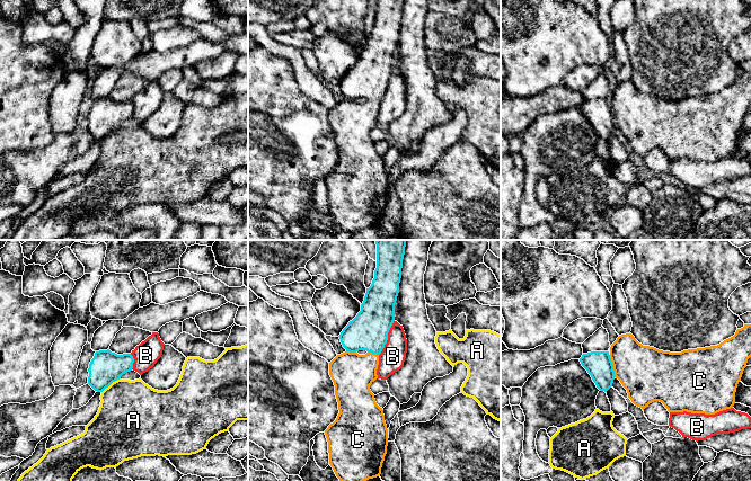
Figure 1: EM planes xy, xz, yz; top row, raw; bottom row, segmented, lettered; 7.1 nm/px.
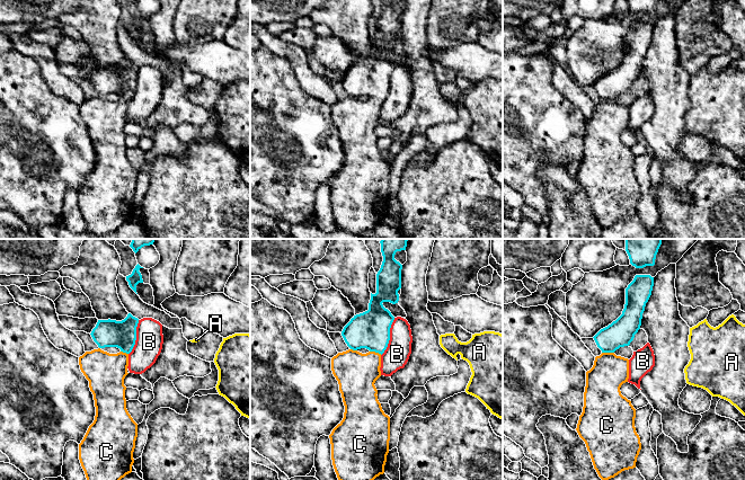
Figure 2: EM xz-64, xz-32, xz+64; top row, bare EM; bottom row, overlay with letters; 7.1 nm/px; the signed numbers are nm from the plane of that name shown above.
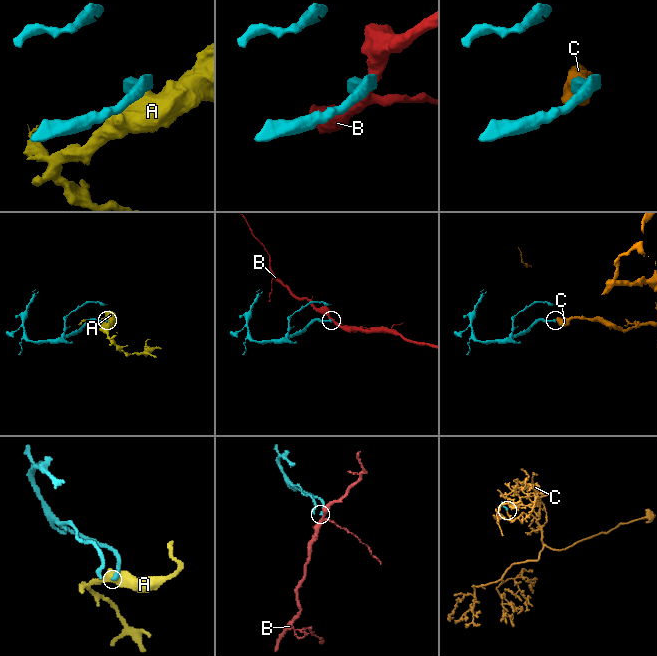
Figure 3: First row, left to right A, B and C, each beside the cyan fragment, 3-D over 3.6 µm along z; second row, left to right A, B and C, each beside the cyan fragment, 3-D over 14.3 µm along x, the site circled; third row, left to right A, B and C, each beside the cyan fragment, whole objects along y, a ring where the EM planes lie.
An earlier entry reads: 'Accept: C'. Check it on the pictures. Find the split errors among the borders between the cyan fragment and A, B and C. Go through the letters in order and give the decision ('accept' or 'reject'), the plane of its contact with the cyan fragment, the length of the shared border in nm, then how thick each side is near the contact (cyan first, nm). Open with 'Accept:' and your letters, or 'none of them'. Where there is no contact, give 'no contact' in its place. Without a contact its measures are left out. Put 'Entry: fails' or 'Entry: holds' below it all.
Accept: C
A: reject | xy | 170 nm | 220/440 nm
B: reject | xz | 280 nm | 280/180 nm
C: accept | yz | 170 nm | 190/380 nm
Entry: holds

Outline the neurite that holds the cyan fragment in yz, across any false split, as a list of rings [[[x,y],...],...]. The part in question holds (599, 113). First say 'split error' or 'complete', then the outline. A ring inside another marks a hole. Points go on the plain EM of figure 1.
split error | [[[744,72],[735,82],[717,93],[688,97],[681,100],[659,98],[654,95],[643,93],[631,81],[621,82],[611,92],[609,99],[591,99],[580,106],[582,114],[591,123],[600,139],[607,140],[618,126],[627,137],[631,150],[643,158],[652,150],[660,149],[669,160],[691,160],[715,162],[719,159],[733,155],[735,140],[741,128],[748,107],[751,105],[751,72]]]

